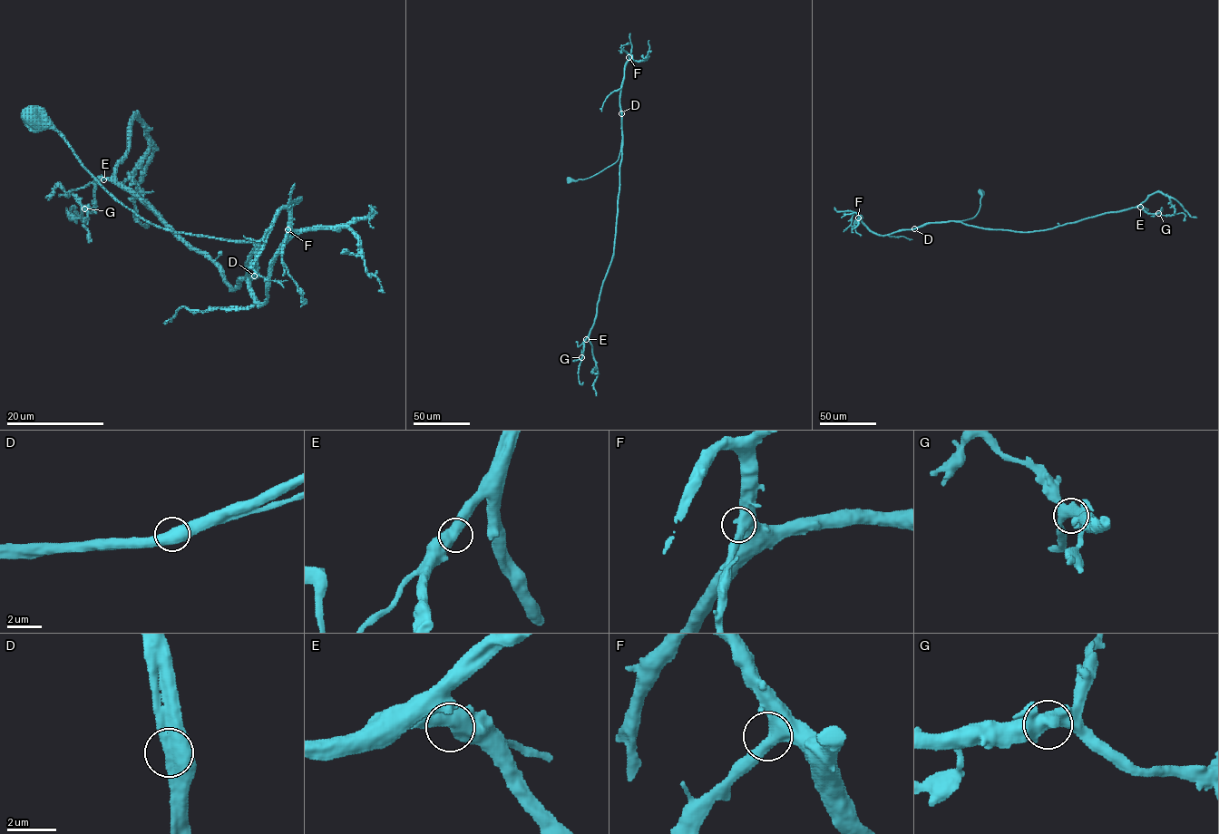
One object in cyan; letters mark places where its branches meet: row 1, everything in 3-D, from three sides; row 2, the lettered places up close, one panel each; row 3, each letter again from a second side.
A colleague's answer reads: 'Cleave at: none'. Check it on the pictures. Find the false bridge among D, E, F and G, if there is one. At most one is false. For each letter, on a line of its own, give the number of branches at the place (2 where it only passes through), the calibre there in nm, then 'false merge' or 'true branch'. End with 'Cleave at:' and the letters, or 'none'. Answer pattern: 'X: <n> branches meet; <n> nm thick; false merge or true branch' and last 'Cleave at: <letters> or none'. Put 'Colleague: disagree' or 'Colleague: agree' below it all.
D: 2 branches meet; 550 nm thick; true branch
E: 2 branches meet; 550 nm thick; true branch
F: 2 branches meet; 500 nm thick; true branch
G: 2 branches meet; 550 nm thick; true branch
Cleave at: none
Colleague: agree

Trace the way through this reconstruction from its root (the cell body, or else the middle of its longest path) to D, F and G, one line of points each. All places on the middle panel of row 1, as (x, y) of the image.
D: (569, 179), (590, 177), (618, 160), (622, 140), (621, 113)
F: (569, 179), (590, 177), (619, 159), (622, 140), (619, 94), (629, 57)
G: (569, 179), (584, 179), (601, 171), (618, 160), (621, 150), (614, 252), (581, 357)

